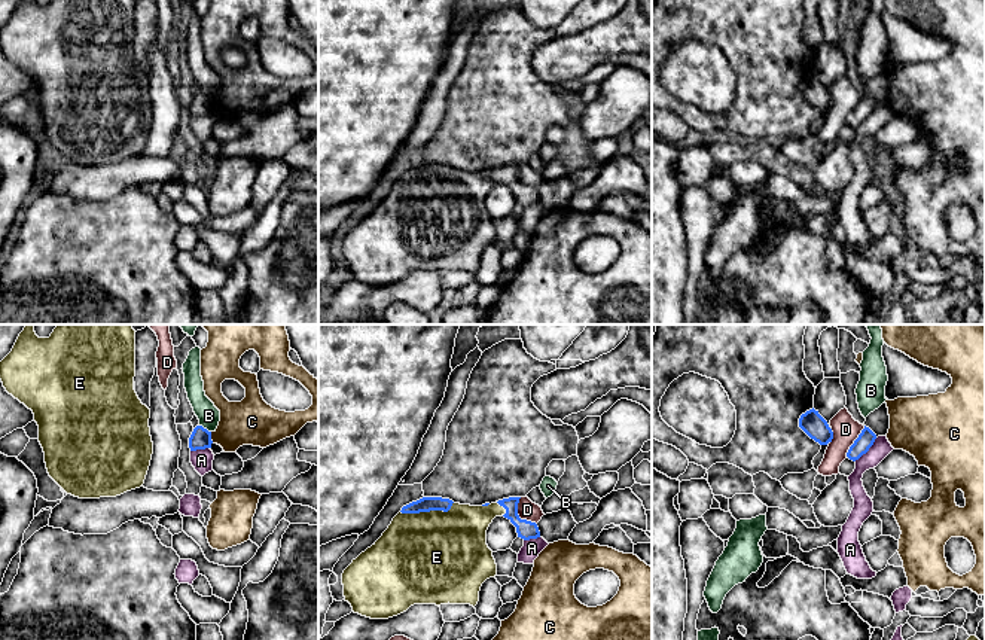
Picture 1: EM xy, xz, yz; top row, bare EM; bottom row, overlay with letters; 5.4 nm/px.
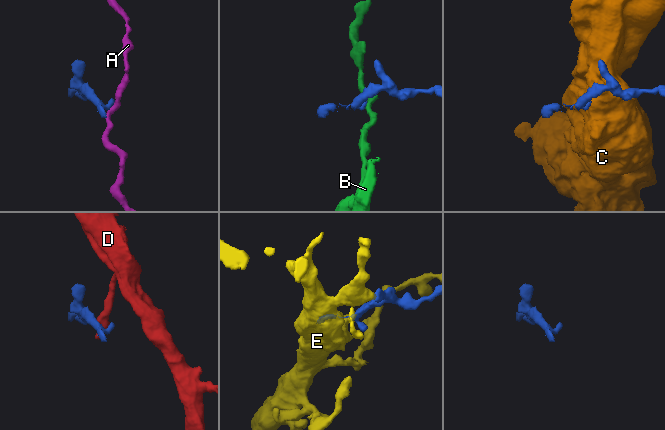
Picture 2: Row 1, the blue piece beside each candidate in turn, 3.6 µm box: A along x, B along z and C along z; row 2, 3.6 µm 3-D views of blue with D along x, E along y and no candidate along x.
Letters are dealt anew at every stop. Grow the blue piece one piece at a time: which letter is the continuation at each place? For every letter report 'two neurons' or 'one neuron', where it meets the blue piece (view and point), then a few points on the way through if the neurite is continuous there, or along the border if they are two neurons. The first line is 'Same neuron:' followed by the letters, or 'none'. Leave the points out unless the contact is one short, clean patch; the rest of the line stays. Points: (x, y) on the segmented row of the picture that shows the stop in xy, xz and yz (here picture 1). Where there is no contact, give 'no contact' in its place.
Same neuron: E
A: two neurons; meets blue in yz at (866, 451); border along yz (877, 438), (854, 460)
B: two neurons; meets blue in xy at (206, 429); border along xy (200, 424), (210, 432)
C: two neurons; meets blue in xy at (210, 438); border along xy (210, 432), (213, 442)
D: two neurons; meets blue in xz at (518, 515); border along xz (520, 497), (518, 515), (536, 524)
E: one neuron; meets blue in xz at (427, 511)

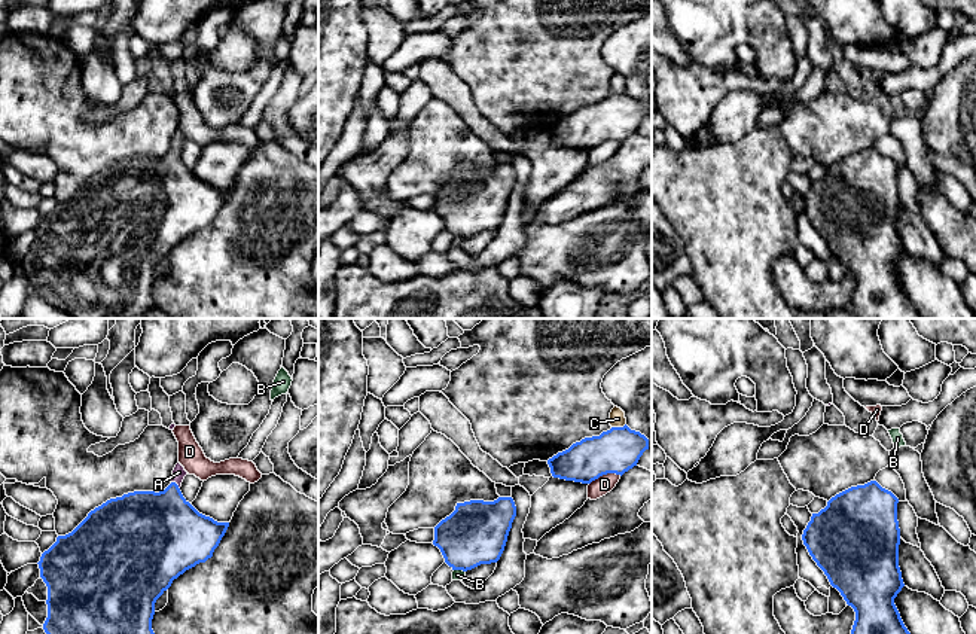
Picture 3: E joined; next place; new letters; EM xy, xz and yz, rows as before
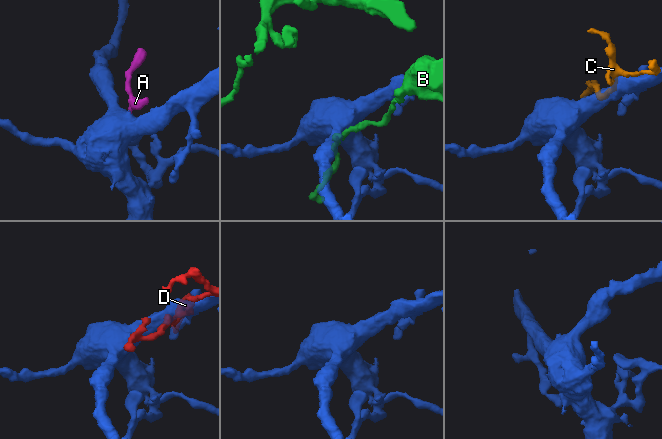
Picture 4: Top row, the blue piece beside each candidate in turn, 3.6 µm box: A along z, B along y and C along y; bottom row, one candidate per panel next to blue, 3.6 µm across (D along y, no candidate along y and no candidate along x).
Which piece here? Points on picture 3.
Same neuron: A
A: one neuron; meets blue in xy at (176, 484); runs through xy (164, 529), (164, 518), (176, 484), (179, 472)
B: two neurons; meets blue in xz at (460, 569)
C: two neurons; meets blue in xz at (618, 427)
D: two neurons; meets blue in xz at (604, 474)

